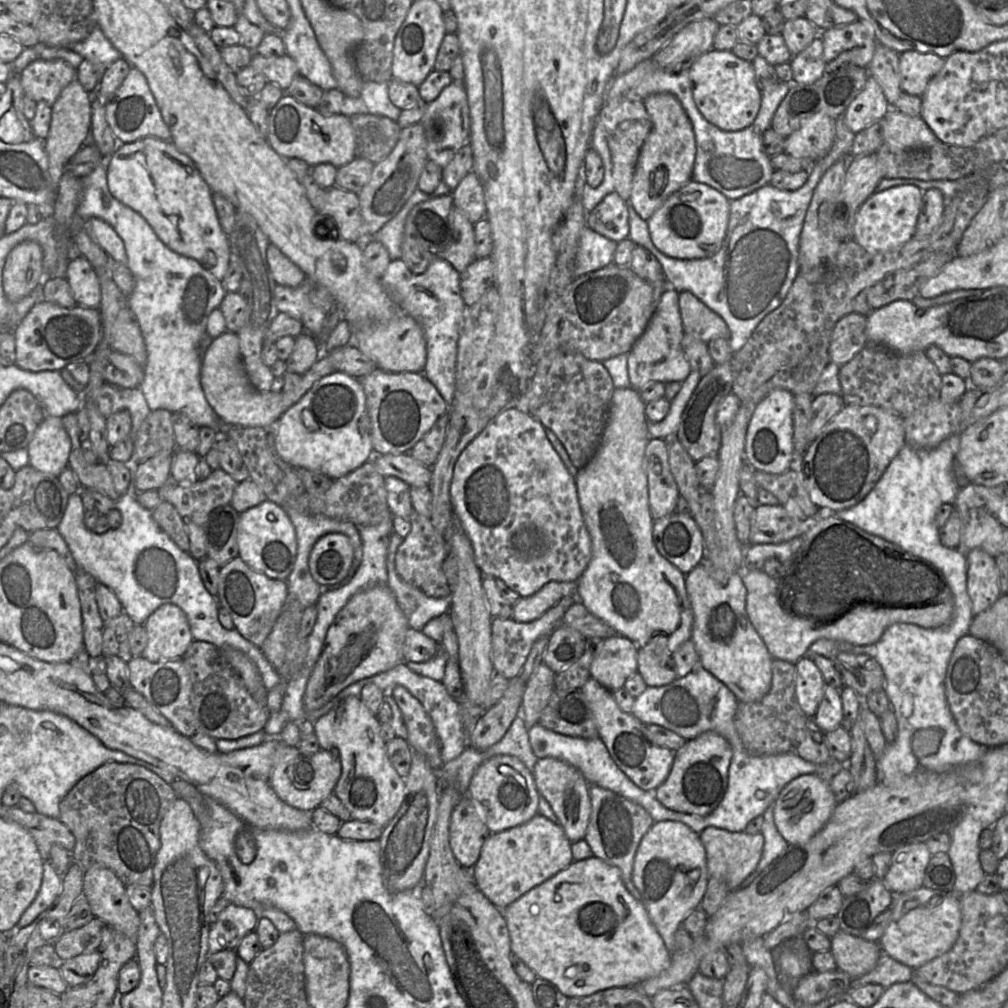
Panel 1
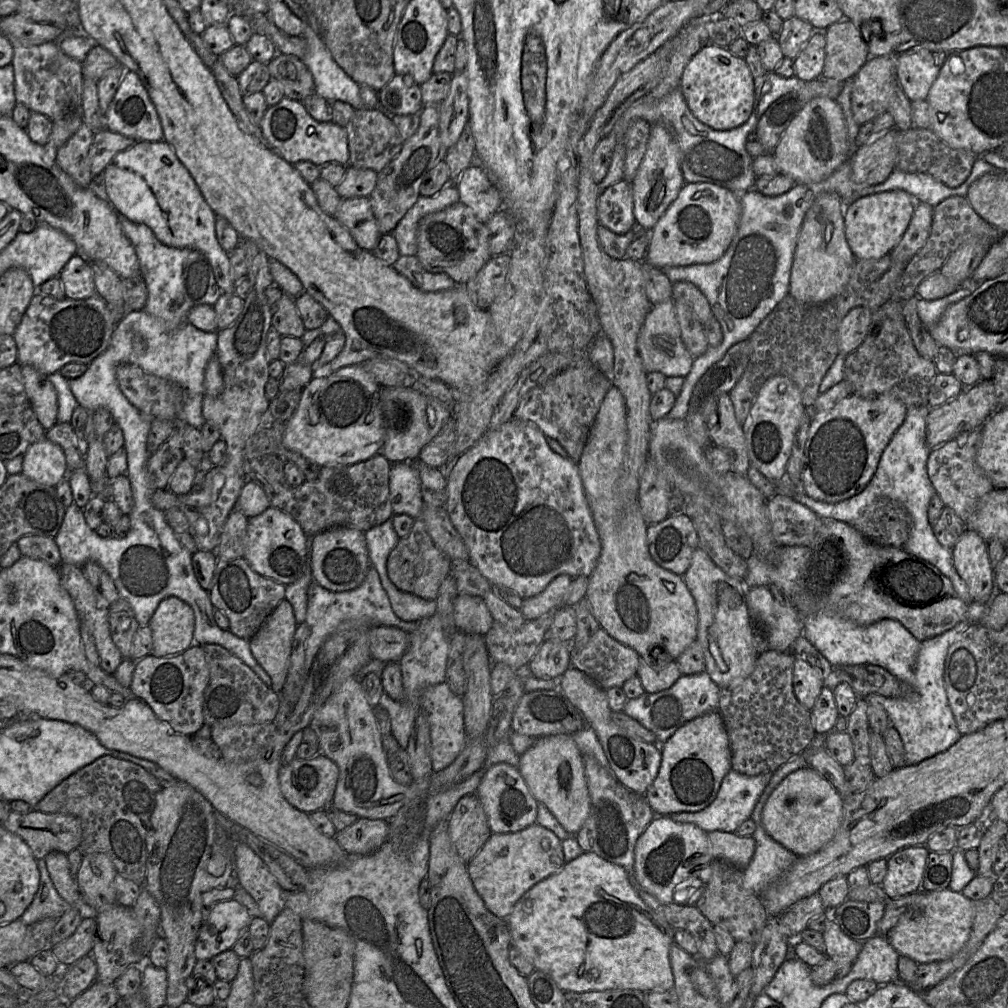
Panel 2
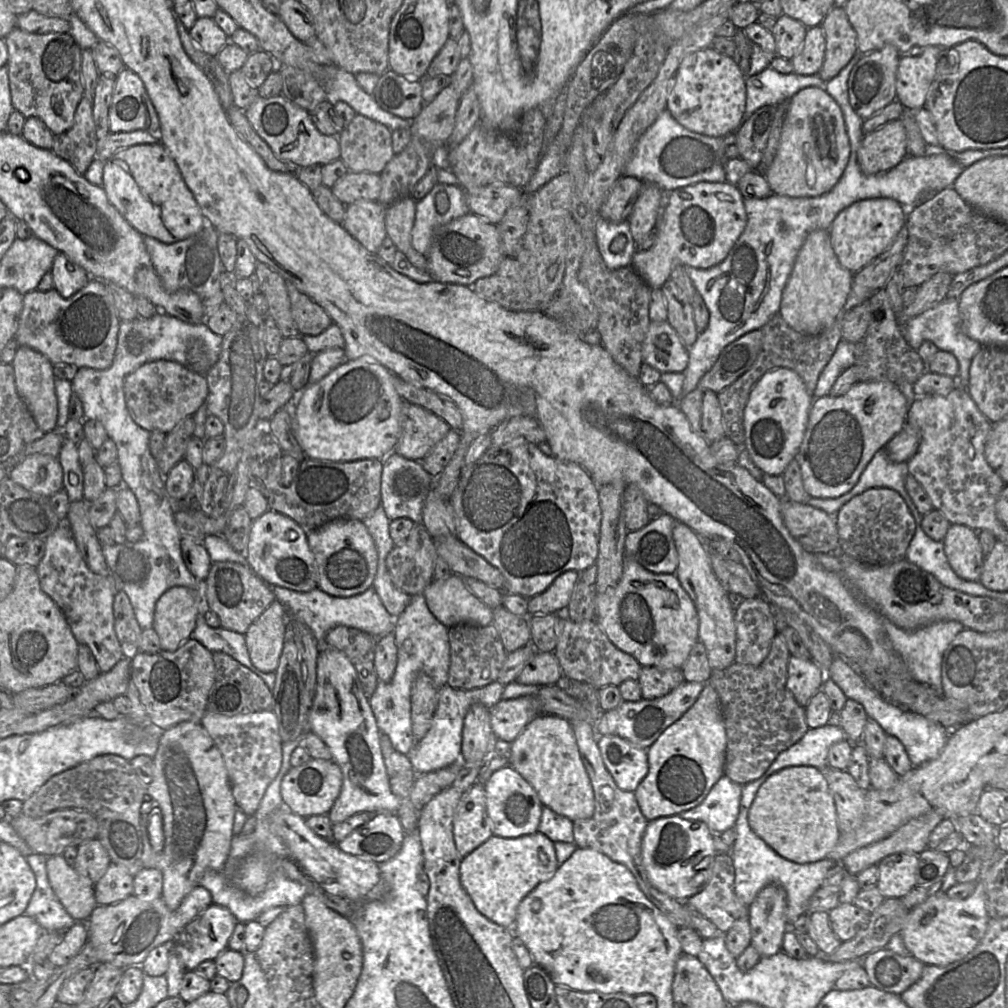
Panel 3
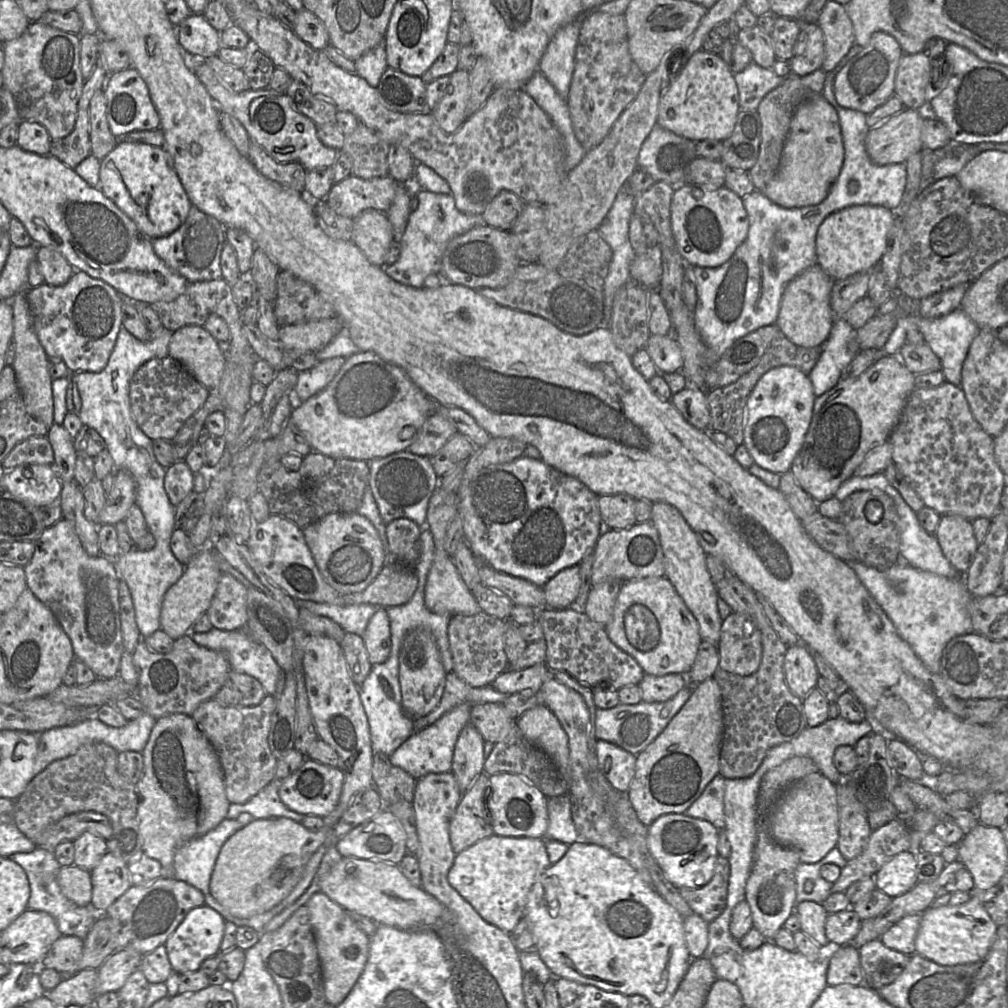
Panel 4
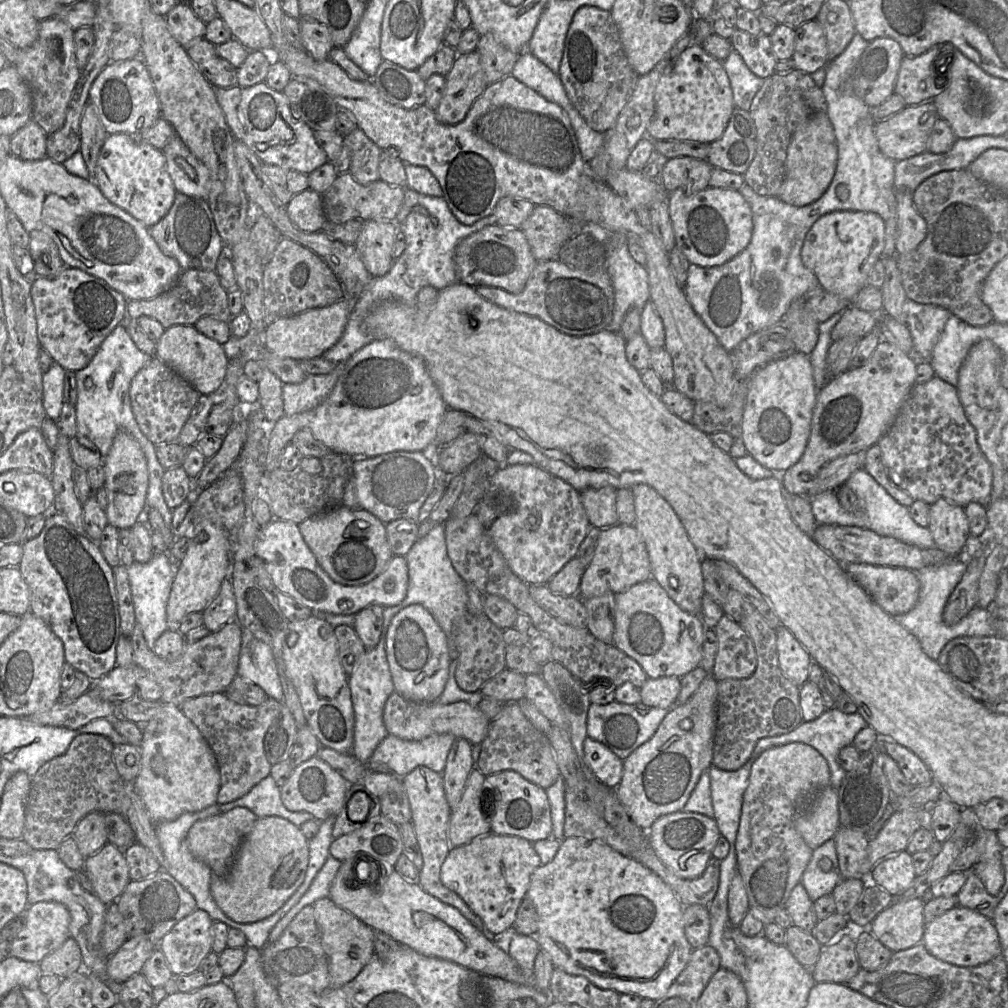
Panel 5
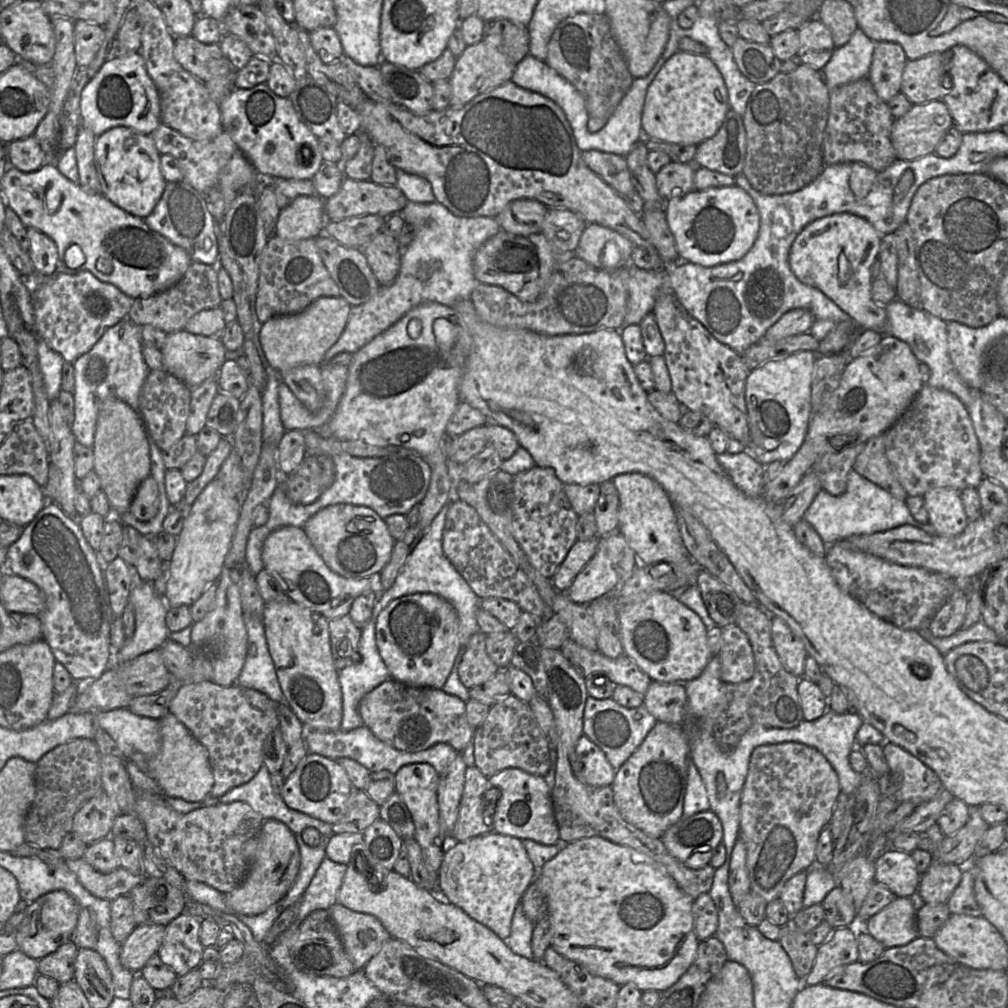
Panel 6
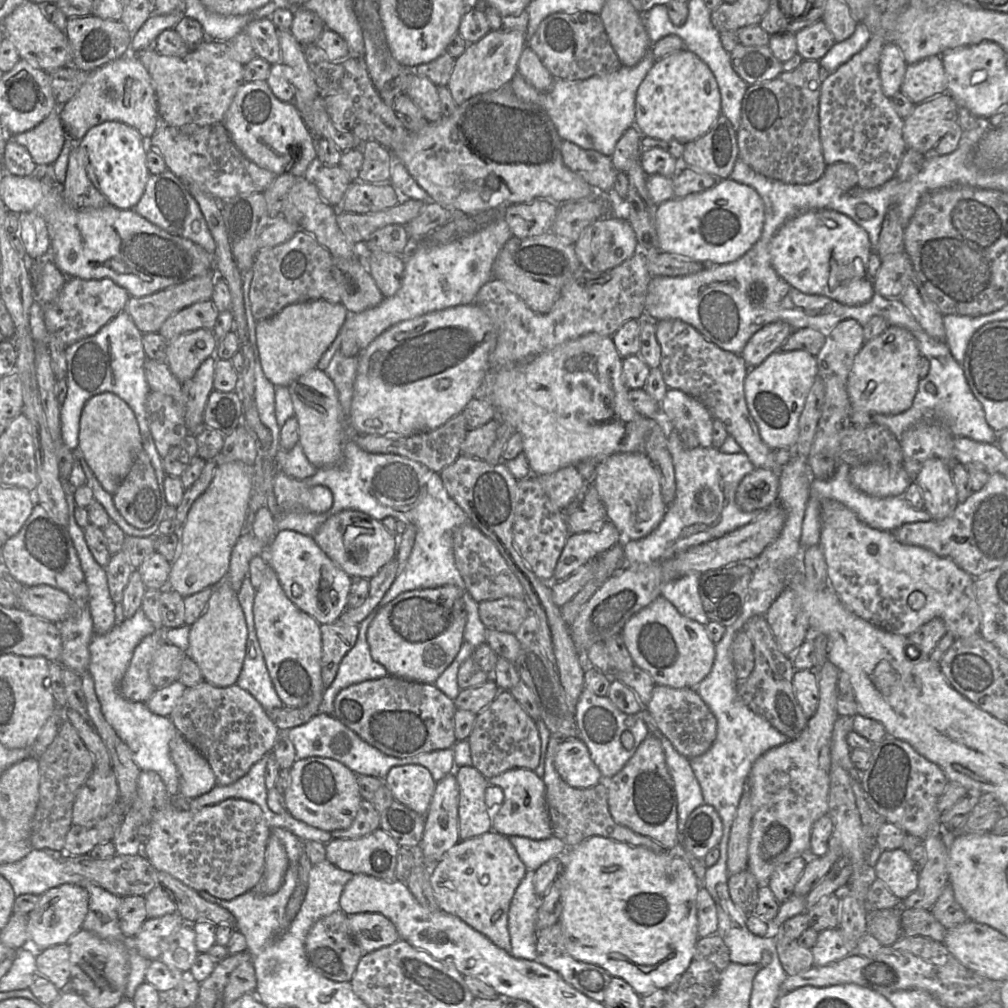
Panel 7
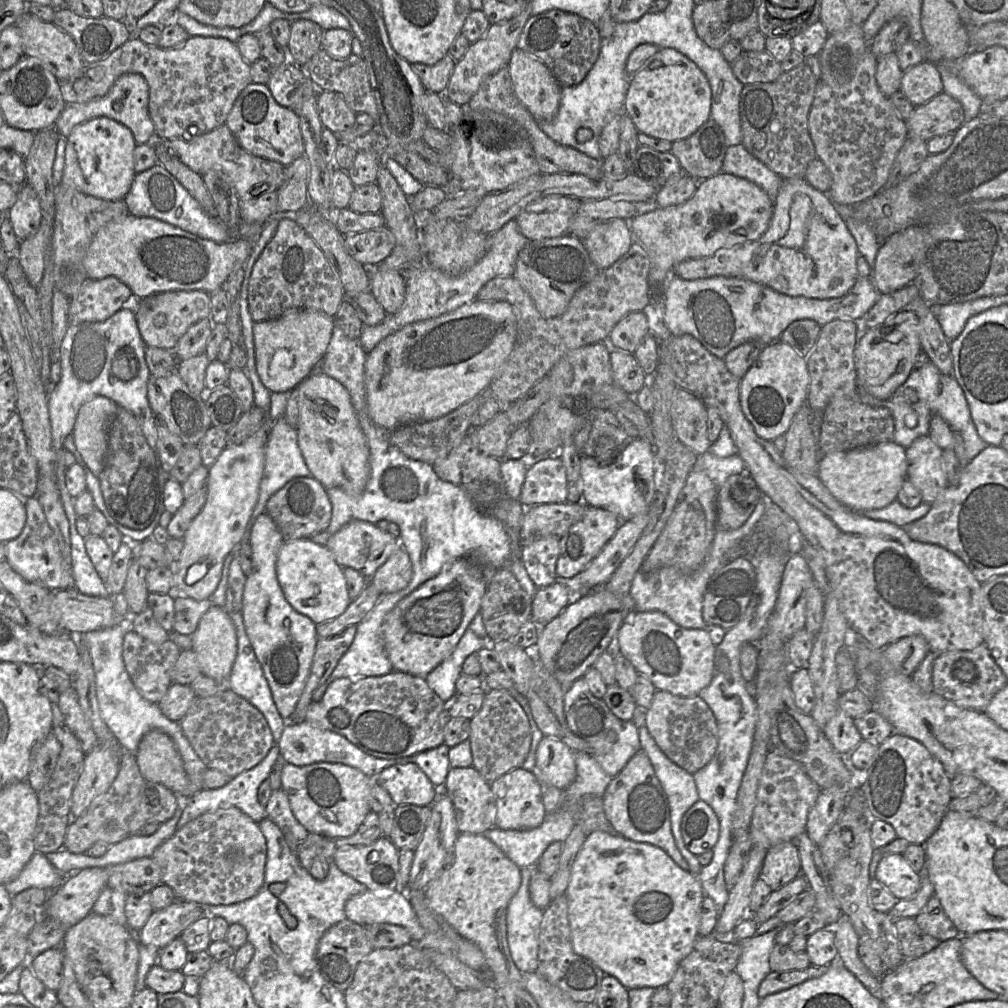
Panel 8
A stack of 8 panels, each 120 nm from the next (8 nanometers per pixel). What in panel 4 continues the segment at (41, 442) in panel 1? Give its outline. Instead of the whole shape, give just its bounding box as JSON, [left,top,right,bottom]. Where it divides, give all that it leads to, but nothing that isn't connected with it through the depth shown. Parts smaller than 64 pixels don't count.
[1,464,62,508]

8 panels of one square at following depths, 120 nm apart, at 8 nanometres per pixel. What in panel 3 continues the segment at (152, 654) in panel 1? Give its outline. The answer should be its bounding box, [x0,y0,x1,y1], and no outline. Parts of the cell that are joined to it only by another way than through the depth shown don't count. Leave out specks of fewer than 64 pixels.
[152,586,200,651]

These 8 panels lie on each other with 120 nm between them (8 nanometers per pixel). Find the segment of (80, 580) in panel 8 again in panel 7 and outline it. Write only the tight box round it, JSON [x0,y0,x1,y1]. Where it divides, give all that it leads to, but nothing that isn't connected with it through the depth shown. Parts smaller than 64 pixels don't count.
[68,517,116,634]

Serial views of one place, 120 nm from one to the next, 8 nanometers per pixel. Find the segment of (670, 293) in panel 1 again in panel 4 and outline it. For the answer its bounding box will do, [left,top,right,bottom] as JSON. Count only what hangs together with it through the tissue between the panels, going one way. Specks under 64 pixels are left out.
[646,334,684,373]

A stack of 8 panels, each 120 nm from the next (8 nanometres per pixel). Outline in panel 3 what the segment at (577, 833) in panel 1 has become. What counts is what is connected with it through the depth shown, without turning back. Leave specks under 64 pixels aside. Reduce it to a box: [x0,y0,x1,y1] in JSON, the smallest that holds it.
[509,714,593,821]

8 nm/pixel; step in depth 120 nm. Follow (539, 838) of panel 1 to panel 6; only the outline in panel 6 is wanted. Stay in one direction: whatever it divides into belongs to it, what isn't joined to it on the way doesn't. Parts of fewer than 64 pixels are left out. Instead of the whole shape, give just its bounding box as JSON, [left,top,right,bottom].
[438,830,536,940]

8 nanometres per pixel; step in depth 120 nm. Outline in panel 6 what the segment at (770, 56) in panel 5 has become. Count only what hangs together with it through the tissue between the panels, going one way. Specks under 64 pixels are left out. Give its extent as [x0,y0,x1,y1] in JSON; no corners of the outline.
[731,36,782,85]

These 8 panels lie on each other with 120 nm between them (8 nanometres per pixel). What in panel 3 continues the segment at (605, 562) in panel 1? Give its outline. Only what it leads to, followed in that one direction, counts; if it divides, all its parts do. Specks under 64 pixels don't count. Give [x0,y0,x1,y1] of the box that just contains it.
[594,556,699,669]

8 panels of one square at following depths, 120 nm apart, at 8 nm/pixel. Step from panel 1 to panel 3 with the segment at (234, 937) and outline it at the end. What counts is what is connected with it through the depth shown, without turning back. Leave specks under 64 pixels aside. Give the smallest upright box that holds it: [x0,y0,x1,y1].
[170,903,238,971]

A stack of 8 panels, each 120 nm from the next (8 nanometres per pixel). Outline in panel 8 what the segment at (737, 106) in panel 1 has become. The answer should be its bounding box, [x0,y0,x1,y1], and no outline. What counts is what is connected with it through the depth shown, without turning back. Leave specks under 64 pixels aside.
[624,48,711,142]

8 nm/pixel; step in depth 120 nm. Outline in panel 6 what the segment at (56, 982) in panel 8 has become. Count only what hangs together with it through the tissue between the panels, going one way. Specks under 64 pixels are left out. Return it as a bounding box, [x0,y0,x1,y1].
[38,940,78,985]

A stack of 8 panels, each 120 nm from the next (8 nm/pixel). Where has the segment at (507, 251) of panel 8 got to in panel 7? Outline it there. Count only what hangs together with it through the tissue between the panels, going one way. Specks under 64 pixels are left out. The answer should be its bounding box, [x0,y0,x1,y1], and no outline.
[316,218,514,371]

